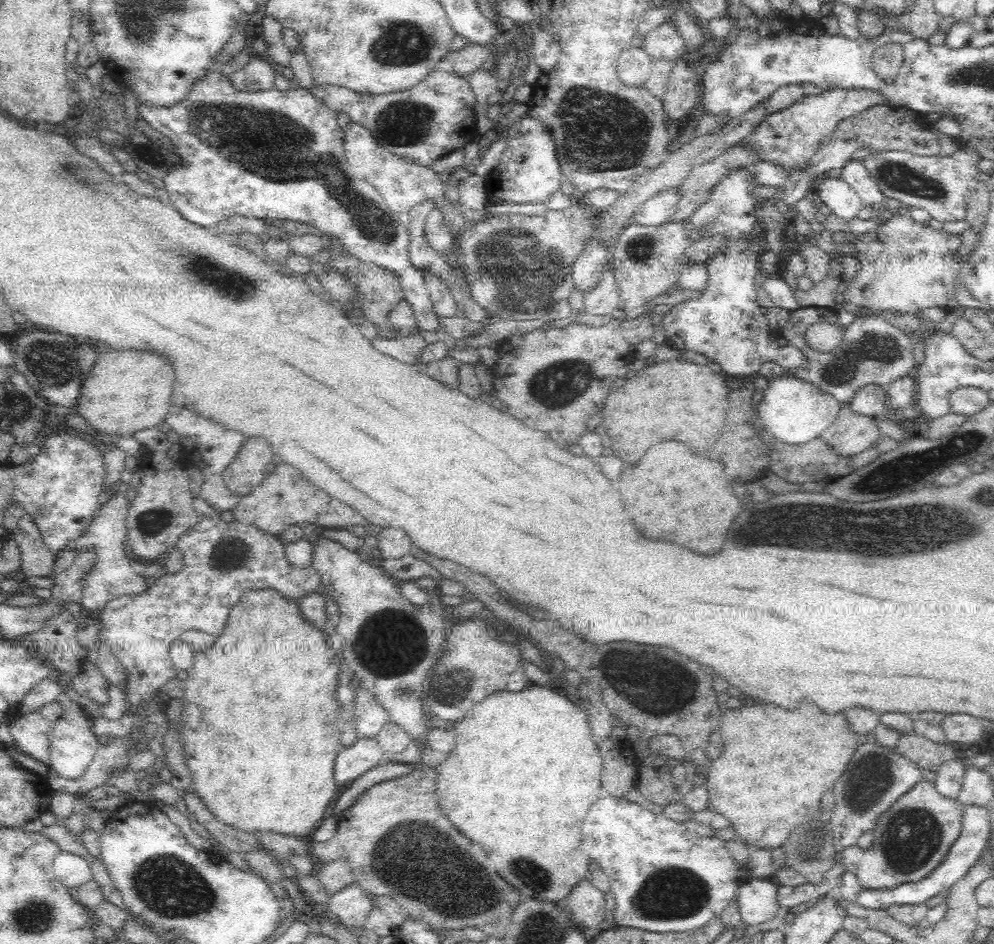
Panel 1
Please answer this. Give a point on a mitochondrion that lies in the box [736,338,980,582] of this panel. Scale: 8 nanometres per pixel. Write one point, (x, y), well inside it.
(901, 473)

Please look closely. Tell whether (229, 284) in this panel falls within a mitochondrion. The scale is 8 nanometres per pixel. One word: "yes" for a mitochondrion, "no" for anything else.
yes

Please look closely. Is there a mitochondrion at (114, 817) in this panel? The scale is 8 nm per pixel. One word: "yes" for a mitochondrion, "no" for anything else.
no

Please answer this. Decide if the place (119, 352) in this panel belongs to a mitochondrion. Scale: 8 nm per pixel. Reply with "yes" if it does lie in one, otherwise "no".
no

